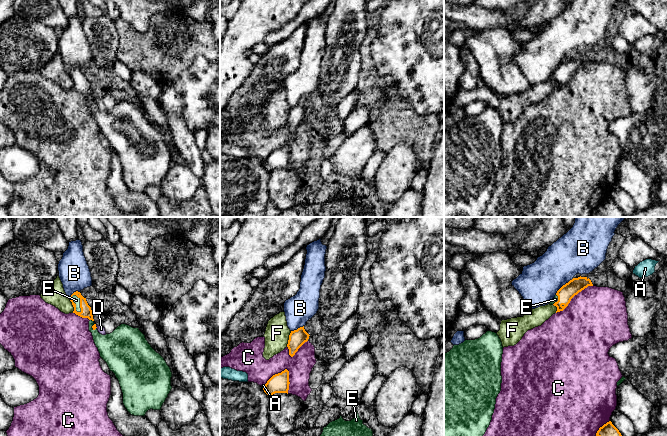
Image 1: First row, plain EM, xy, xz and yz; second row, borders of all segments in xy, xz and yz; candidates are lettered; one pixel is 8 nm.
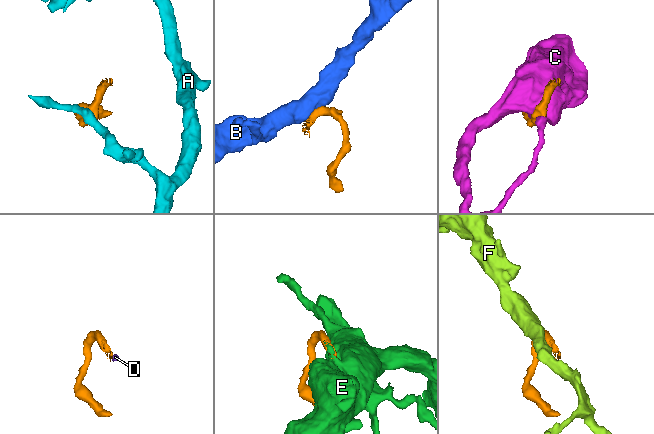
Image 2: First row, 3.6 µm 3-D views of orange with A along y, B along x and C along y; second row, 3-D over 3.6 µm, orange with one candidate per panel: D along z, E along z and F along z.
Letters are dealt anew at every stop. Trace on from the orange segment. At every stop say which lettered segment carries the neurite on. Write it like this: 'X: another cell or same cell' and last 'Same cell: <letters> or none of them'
A: another cell
B: another cell
C: another cell
D: another cell
E: same cell
F: another cell
Same cell: E

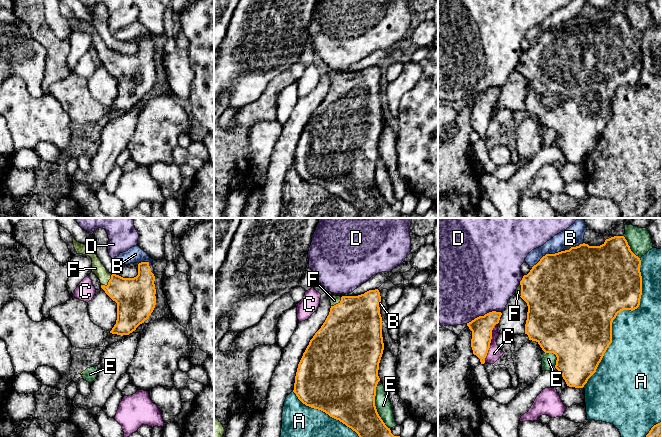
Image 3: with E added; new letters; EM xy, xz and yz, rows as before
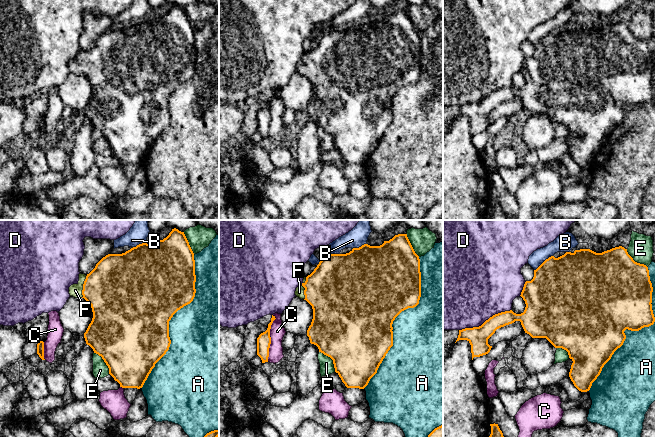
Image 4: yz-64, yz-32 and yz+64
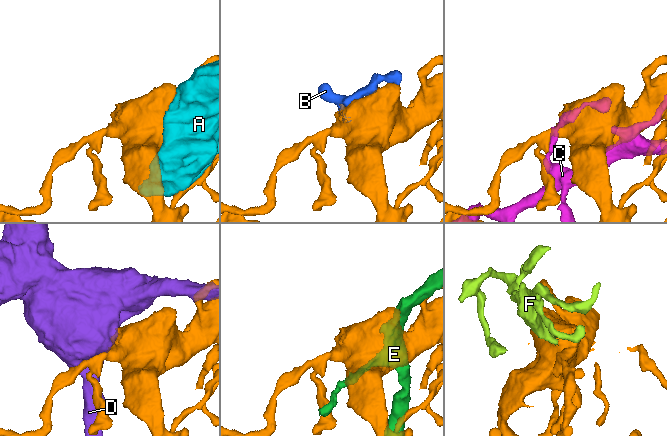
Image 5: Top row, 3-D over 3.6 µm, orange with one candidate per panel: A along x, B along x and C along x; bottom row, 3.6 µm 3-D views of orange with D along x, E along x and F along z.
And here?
A: another cell
B: same cell
C: another cell
D: another cell
E: another cell
F: same cell
Same cell: B, F

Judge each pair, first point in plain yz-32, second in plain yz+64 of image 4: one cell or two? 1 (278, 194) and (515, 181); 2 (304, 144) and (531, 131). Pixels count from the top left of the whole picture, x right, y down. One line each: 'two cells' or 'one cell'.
1: two cells
2: one cell

